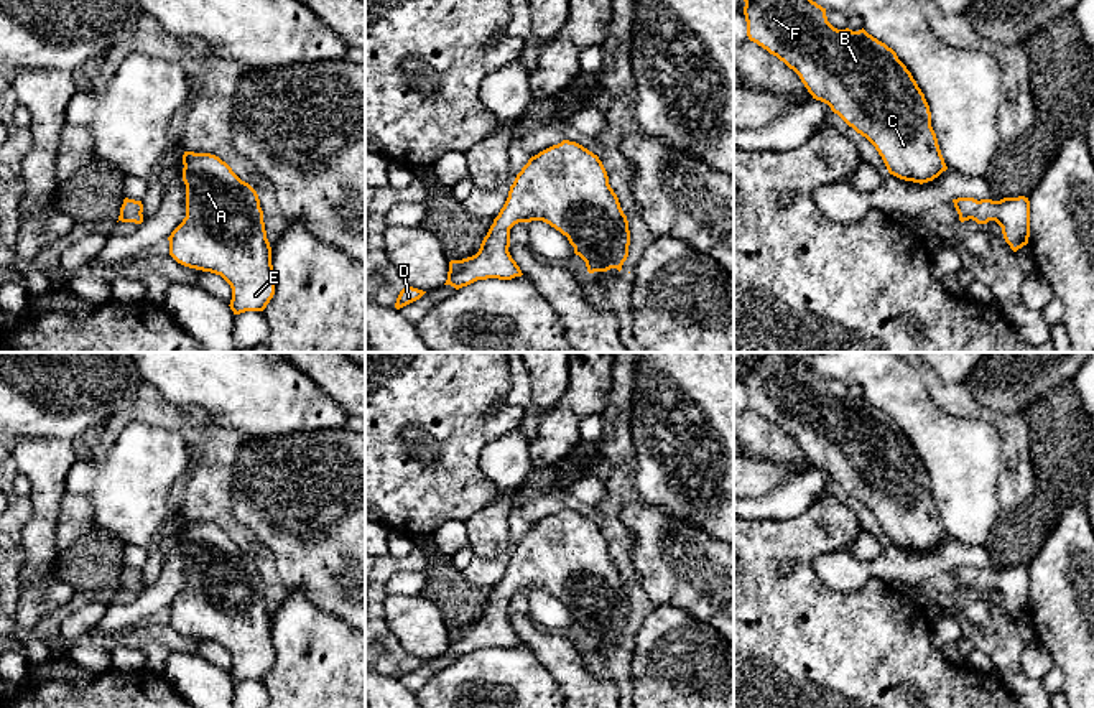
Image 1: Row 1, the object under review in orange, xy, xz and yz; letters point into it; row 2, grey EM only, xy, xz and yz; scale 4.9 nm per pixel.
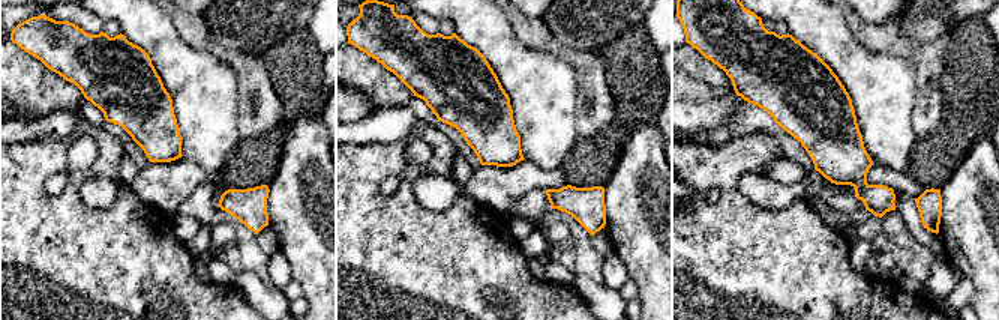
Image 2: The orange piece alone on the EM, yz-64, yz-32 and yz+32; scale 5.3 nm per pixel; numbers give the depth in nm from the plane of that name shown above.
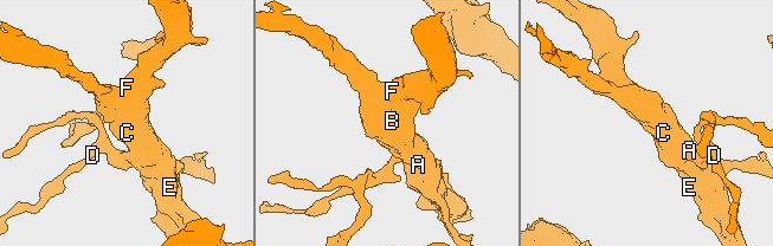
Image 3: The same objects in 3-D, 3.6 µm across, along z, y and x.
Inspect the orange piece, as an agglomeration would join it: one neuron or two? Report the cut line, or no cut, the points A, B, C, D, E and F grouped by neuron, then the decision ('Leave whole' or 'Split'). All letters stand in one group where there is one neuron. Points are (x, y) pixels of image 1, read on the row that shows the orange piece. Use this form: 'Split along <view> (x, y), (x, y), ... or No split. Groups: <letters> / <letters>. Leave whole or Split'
No split. Groups: A B C D E F. Leave whole

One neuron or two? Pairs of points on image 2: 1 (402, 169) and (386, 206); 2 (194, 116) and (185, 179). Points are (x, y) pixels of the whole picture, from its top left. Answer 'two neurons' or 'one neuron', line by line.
1: one neuron
2: two neurons

